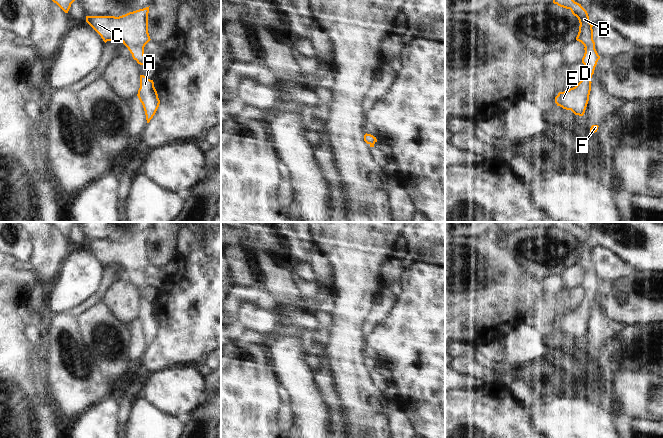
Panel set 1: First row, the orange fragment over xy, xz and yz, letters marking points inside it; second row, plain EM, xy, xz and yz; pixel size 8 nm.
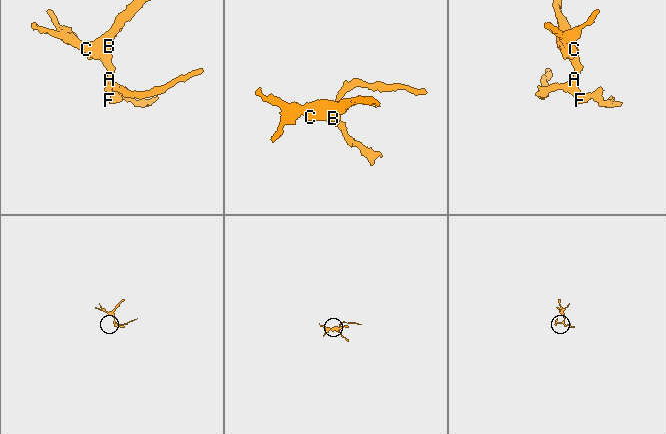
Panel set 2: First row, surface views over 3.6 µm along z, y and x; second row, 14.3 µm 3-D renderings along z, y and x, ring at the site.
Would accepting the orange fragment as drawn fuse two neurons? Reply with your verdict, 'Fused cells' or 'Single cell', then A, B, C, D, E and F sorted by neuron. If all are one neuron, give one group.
Single cell. Groups: A B C D E F

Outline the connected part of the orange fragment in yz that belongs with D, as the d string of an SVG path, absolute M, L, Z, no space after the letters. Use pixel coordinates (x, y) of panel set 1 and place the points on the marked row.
M553 0L553 3L570 9L572 14L578 18L580 26L576 40L585 47L585 53L582 58L582 63L585 66L585 75L575 87L559 92L555 97L555 103L563 109L571 110L575 115L583 116L589 101L591 78L600 59L593 40L593 24L589 21L587 11L574 0Z

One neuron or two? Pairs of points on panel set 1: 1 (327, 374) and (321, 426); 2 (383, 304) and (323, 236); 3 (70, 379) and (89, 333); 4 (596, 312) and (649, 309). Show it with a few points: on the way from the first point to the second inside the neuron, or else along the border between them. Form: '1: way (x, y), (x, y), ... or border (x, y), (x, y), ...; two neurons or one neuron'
1: border (315, 375), (317, 385), (330, 409), (332, 419); two neurons
2: border (379, 294), (372, 312), (367, 318); two neurons
3: border (77, 320), (81, 336), (96, 363); two neurons
4: border (592, 306), (597, 305), (611, 320); two neurons

